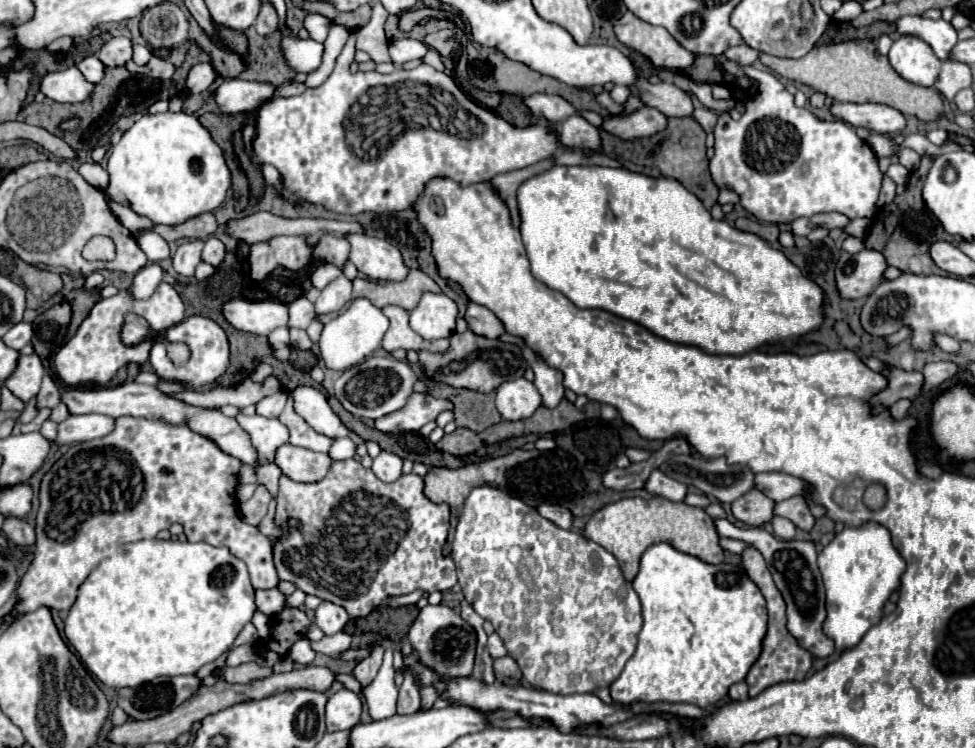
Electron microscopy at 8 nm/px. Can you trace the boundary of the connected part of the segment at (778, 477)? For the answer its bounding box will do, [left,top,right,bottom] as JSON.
[754,472,806,502]

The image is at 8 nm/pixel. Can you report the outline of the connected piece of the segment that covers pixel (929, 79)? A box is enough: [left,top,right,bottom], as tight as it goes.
[888,36,942,88]

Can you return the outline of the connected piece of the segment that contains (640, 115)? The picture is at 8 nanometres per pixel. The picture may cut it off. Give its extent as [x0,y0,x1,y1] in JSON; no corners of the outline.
[604,108,668,140]

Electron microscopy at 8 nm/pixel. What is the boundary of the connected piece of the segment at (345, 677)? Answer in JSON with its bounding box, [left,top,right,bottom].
[336,674,362,695]

